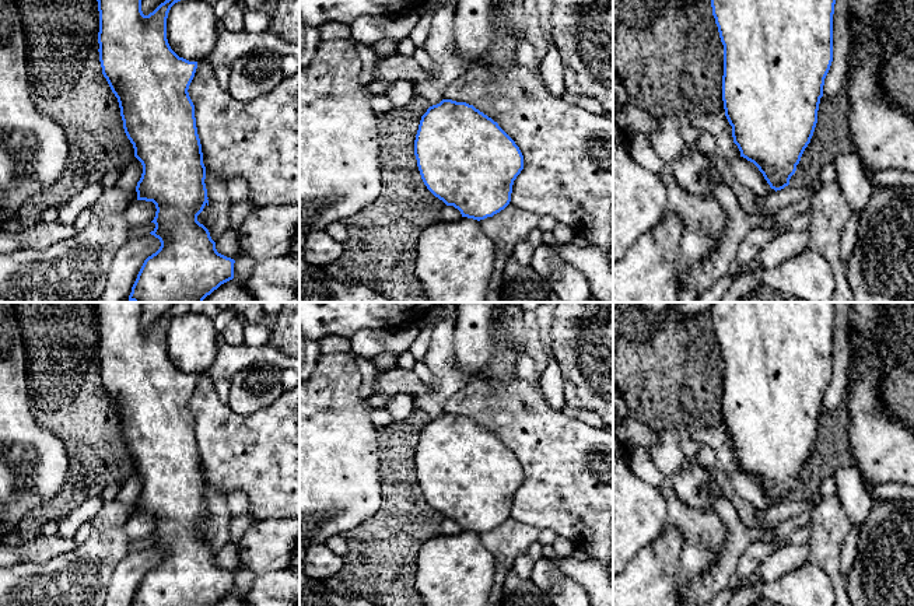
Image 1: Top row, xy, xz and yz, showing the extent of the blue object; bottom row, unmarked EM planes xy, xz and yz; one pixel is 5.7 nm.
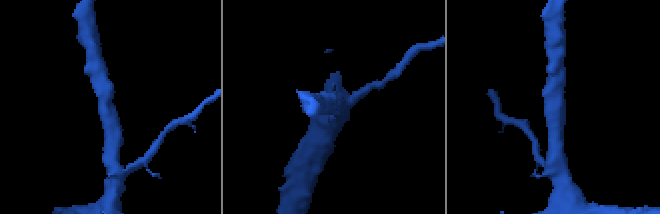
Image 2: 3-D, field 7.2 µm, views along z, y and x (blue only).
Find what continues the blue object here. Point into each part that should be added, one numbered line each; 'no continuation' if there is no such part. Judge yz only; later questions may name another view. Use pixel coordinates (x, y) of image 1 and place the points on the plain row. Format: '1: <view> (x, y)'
no continuation

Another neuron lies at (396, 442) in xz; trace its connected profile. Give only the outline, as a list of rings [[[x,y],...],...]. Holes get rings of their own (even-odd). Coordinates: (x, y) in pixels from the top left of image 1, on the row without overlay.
[[[414,407],[407,418],[392,420],[377,428],[381,507],[375,515],[347,532],[351,547],[343,557],[342,570],[335,577],[322,579],[329,591],[347,599],[361,598],[378,606],[424,606],[414,586],[417,554],[427,540],[442,535],[441,525],[445,519],[424,498],[414,469],[419,438],[428,421],[428,416]]]

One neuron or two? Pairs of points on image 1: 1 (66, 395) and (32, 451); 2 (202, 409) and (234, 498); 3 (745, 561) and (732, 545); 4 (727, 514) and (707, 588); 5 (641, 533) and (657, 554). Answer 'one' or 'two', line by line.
1: two
2: two
3: two
4: one
5: two

